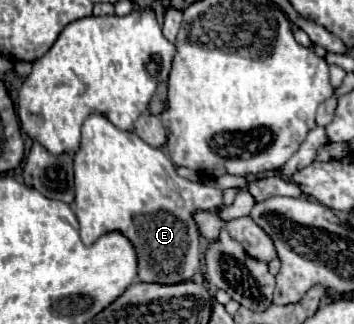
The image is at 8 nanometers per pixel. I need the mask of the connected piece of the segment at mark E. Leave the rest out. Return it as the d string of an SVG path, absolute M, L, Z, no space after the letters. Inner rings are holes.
M91 114L81 126L81 144L75 152L75 200L71 204L79 224L81 224L81 240L85 244L93 244L101 234L119 230L123 232L139 256L139 280L143 282L181 282L193 280L199 270L199 232L193 222L195 210L213 210L223 204L223 190L199 182L191 182L181 178L175 172L175 164L161 148L153 148L143 142L135 132L119 130L105 116Z

